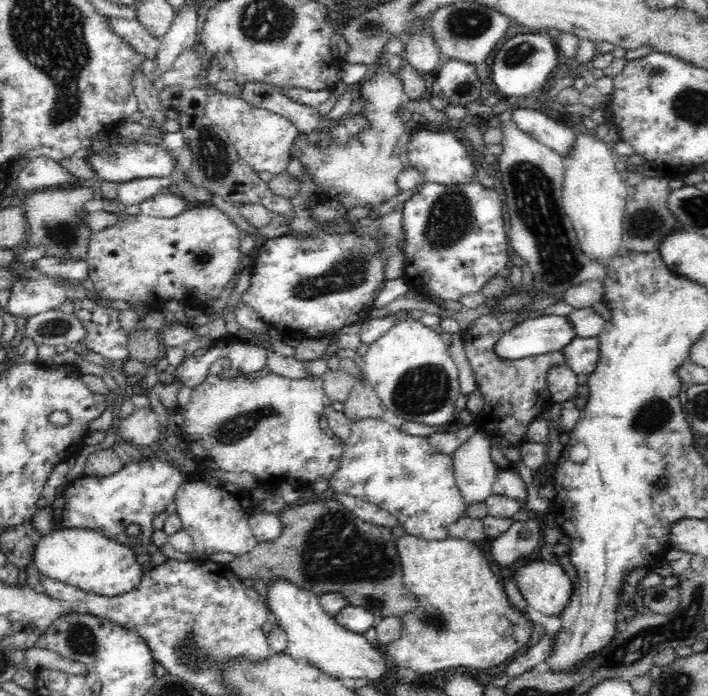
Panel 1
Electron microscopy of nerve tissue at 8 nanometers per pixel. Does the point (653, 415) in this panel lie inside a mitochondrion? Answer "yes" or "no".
yes

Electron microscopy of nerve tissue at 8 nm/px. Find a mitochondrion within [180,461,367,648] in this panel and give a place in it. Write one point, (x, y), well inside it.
(328, 521)

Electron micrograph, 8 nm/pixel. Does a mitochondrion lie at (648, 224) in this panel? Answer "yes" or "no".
yes

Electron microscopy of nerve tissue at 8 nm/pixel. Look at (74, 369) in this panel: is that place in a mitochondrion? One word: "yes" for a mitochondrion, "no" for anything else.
no

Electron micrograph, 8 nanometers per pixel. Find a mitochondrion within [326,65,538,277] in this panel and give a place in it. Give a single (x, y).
(449, 219)

